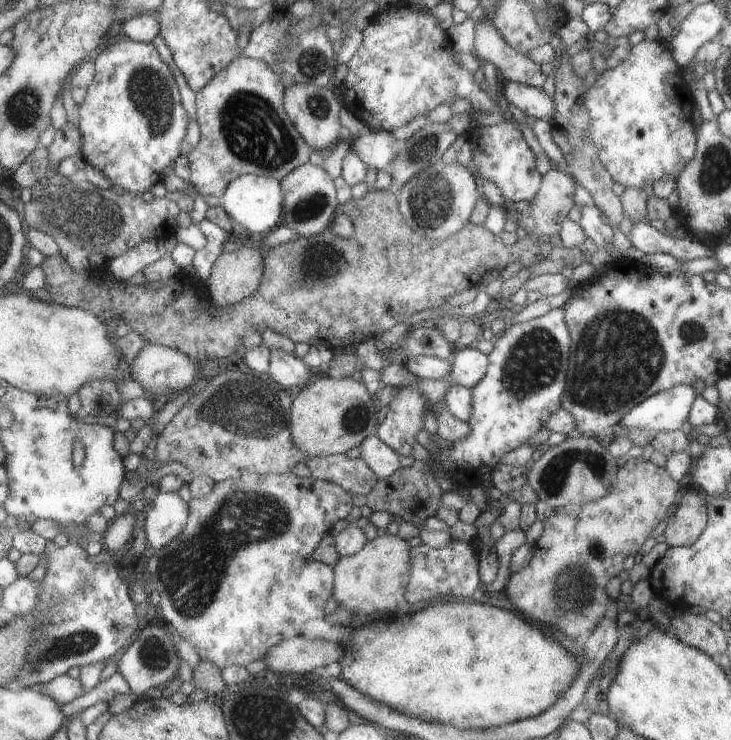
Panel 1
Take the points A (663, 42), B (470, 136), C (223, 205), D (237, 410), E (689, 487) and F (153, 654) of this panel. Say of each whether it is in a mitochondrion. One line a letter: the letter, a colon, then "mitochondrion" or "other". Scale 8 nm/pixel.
A: other
B: other
C: other
D: mitochondrion
E: other
F: mitochondrion

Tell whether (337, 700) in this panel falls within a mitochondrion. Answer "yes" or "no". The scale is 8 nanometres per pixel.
no

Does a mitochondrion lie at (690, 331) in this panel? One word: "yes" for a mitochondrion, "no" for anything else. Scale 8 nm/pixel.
yes

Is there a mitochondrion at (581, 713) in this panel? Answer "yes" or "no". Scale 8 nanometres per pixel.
no

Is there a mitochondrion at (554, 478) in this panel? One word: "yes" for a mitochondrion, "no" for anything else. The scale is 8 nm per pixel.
yes

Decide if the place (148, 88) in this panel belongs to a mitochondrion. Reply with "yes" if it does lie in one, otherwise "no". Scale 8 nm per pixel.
yes

